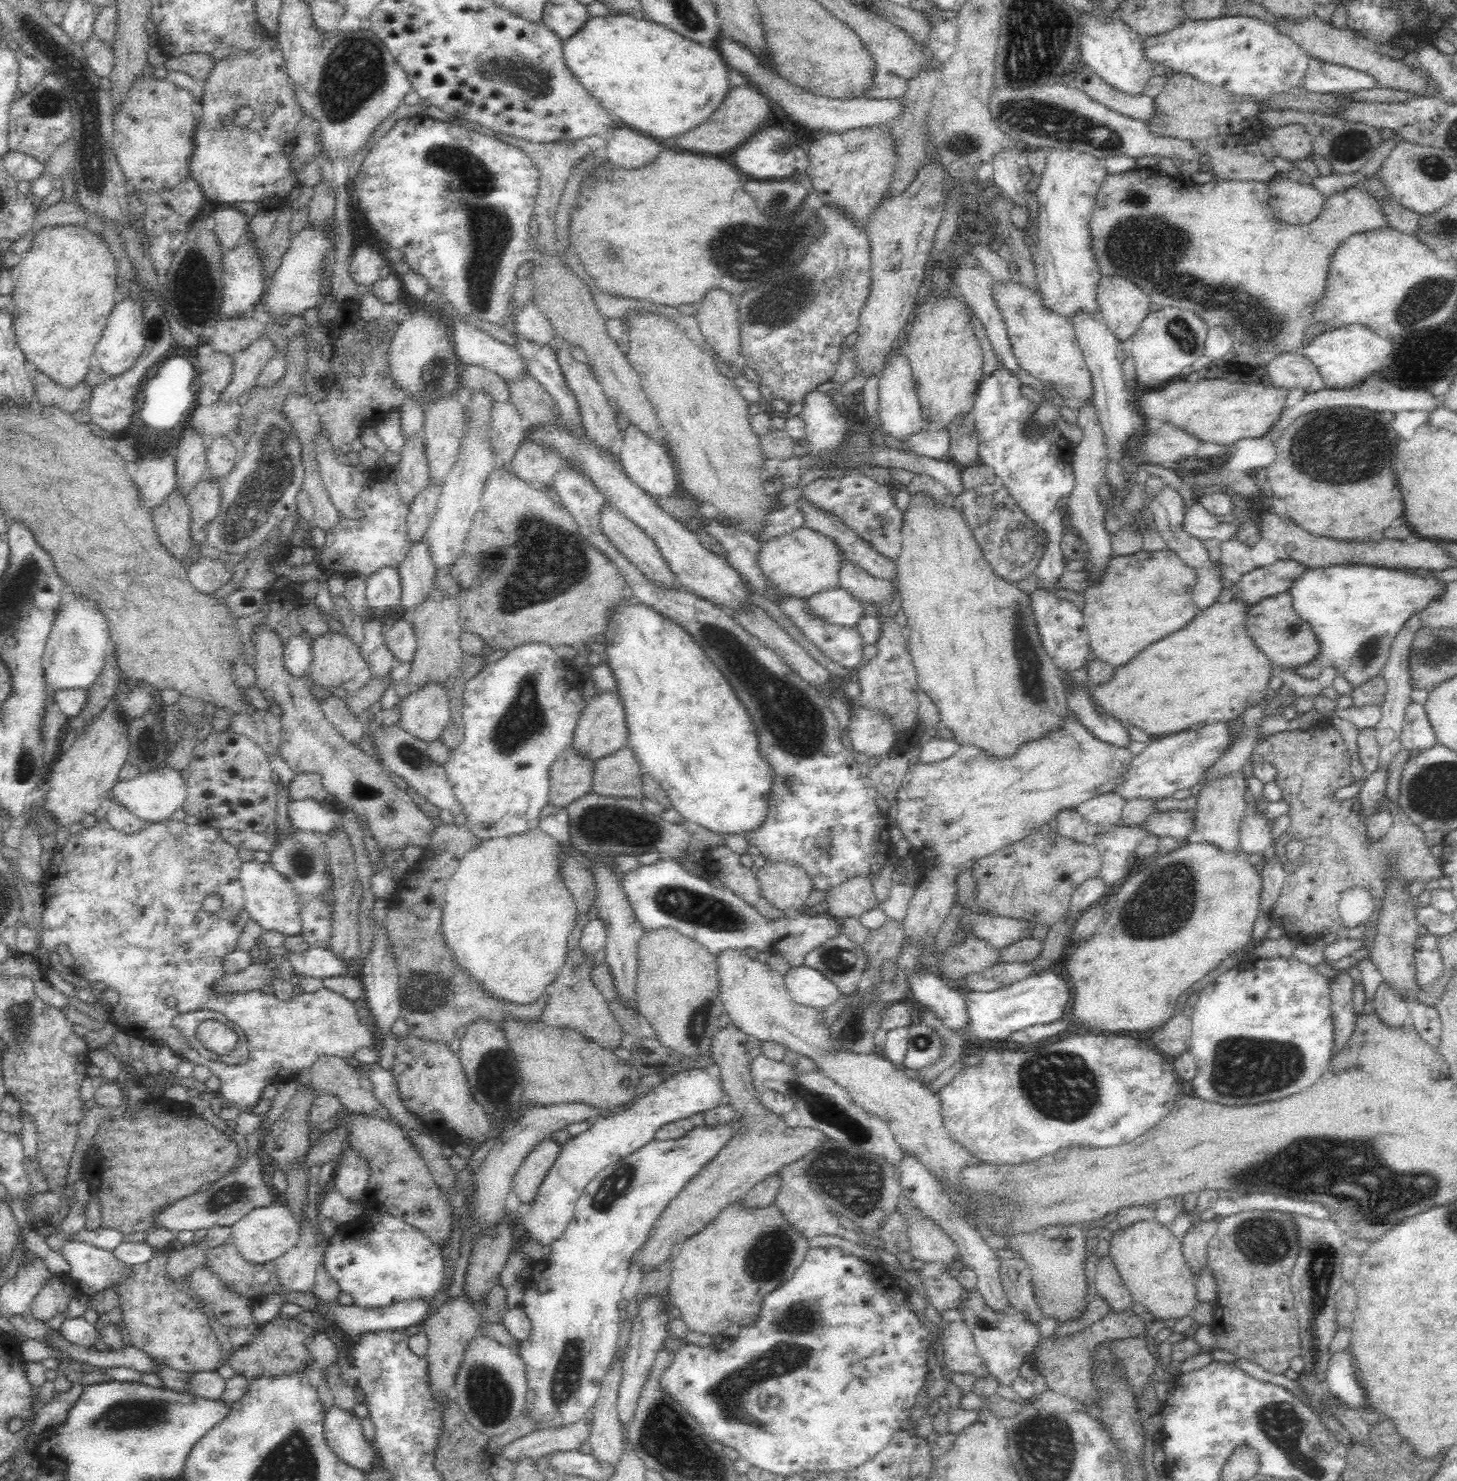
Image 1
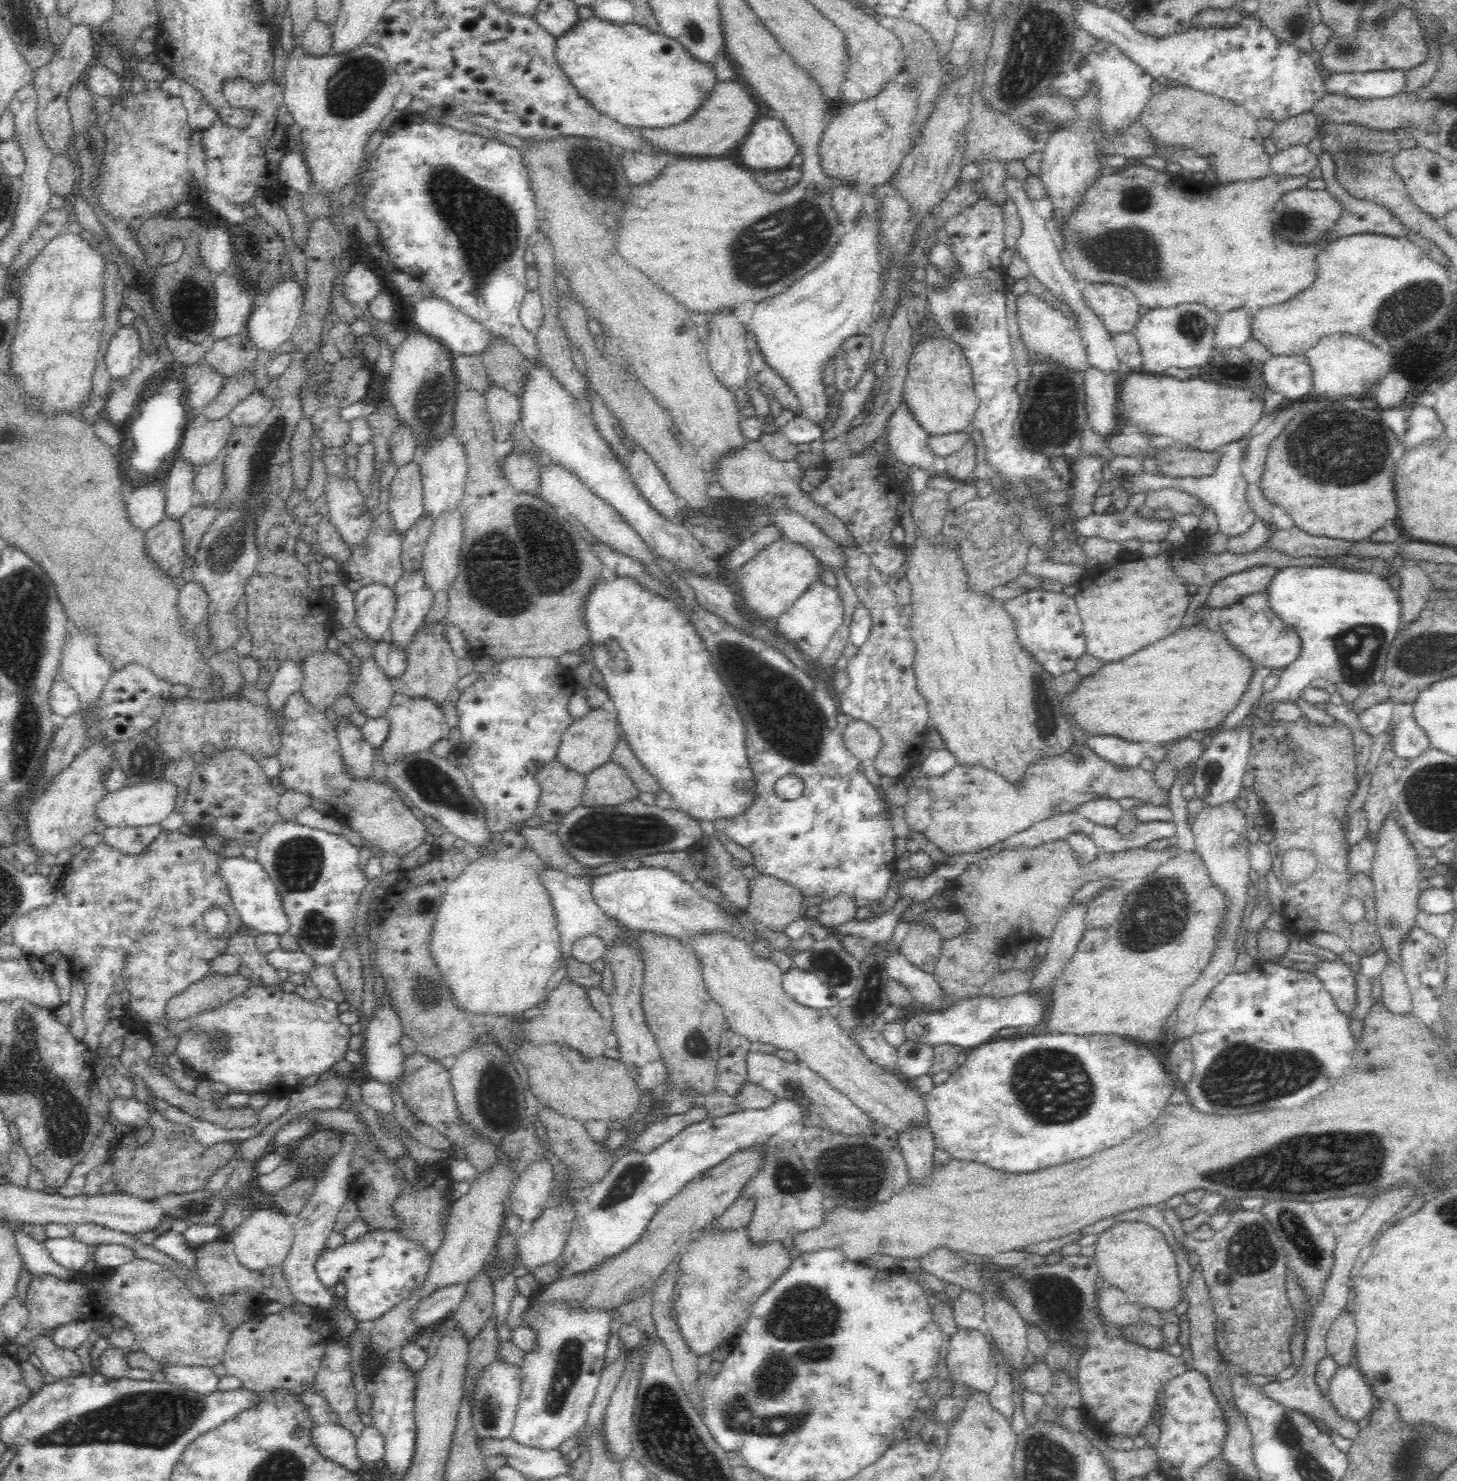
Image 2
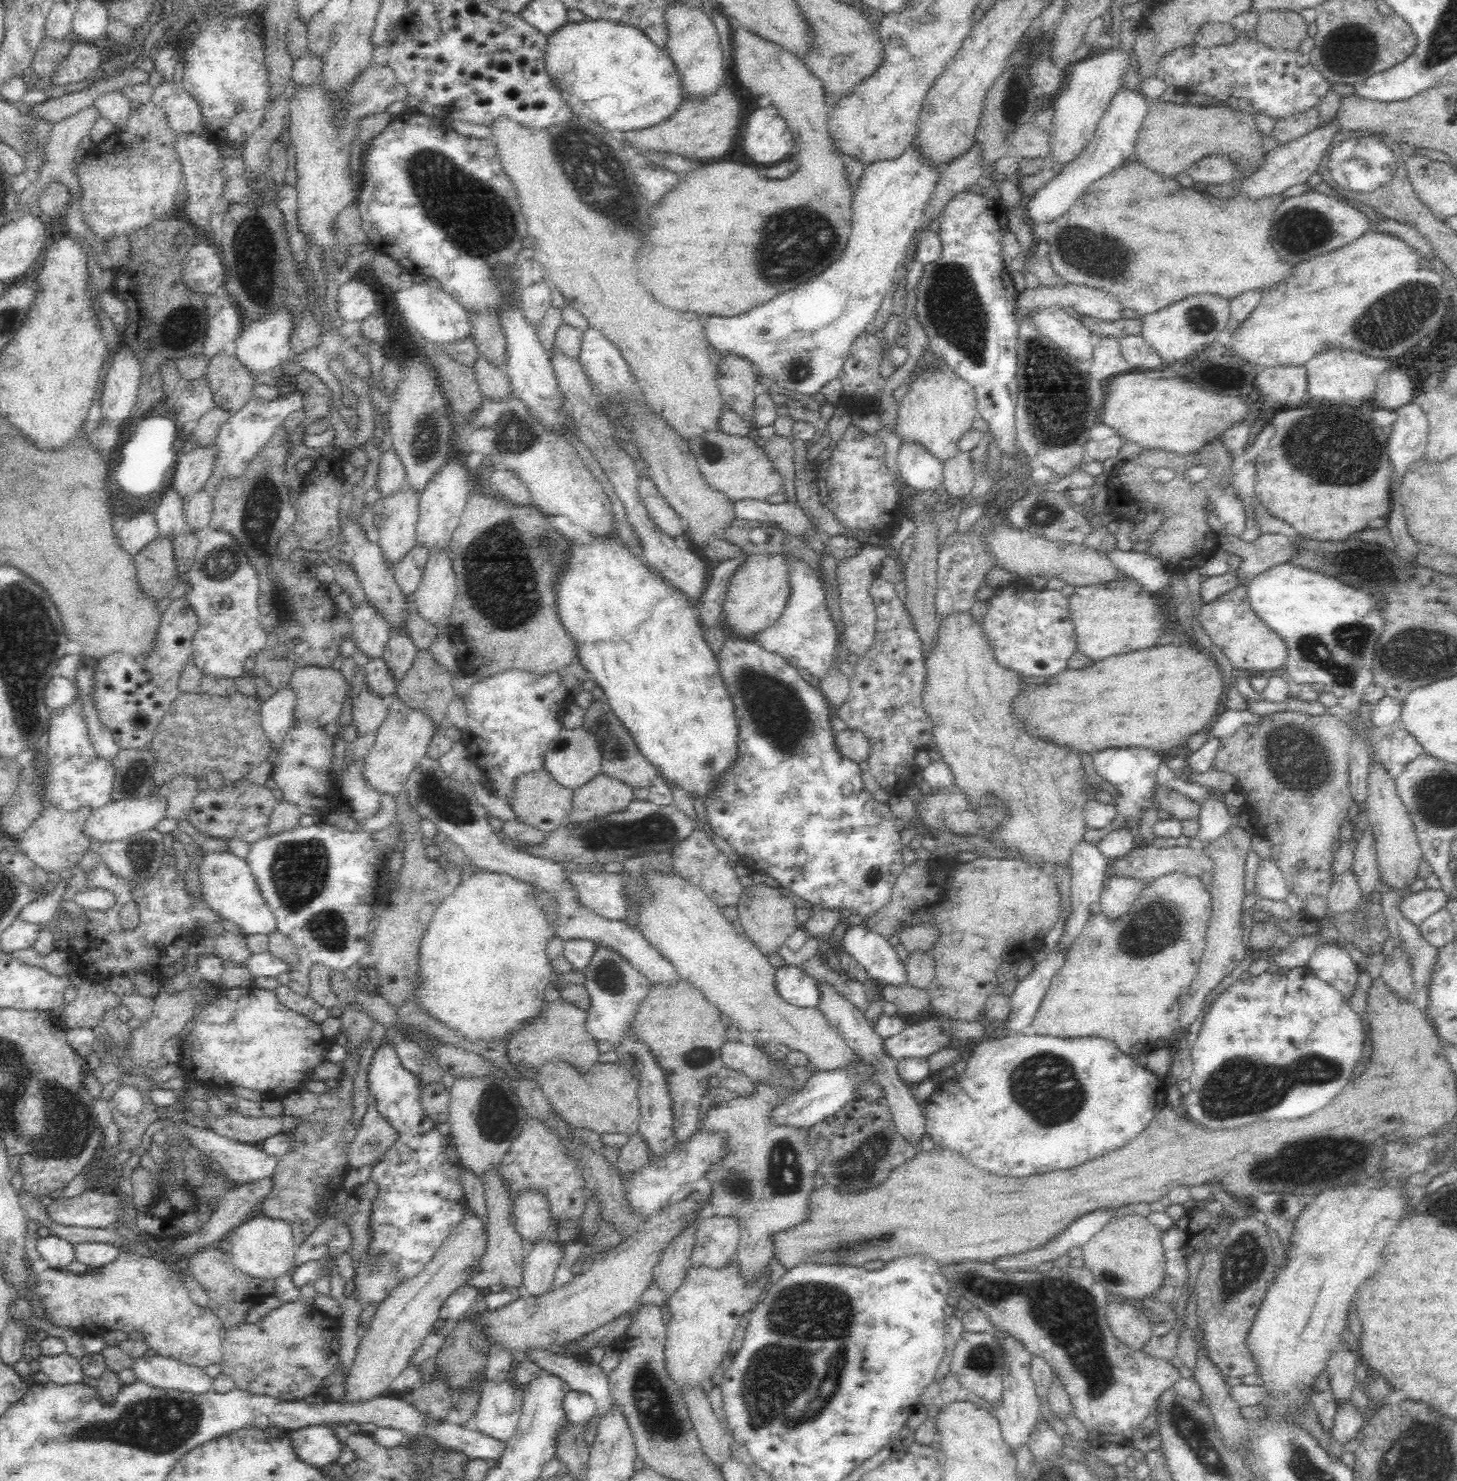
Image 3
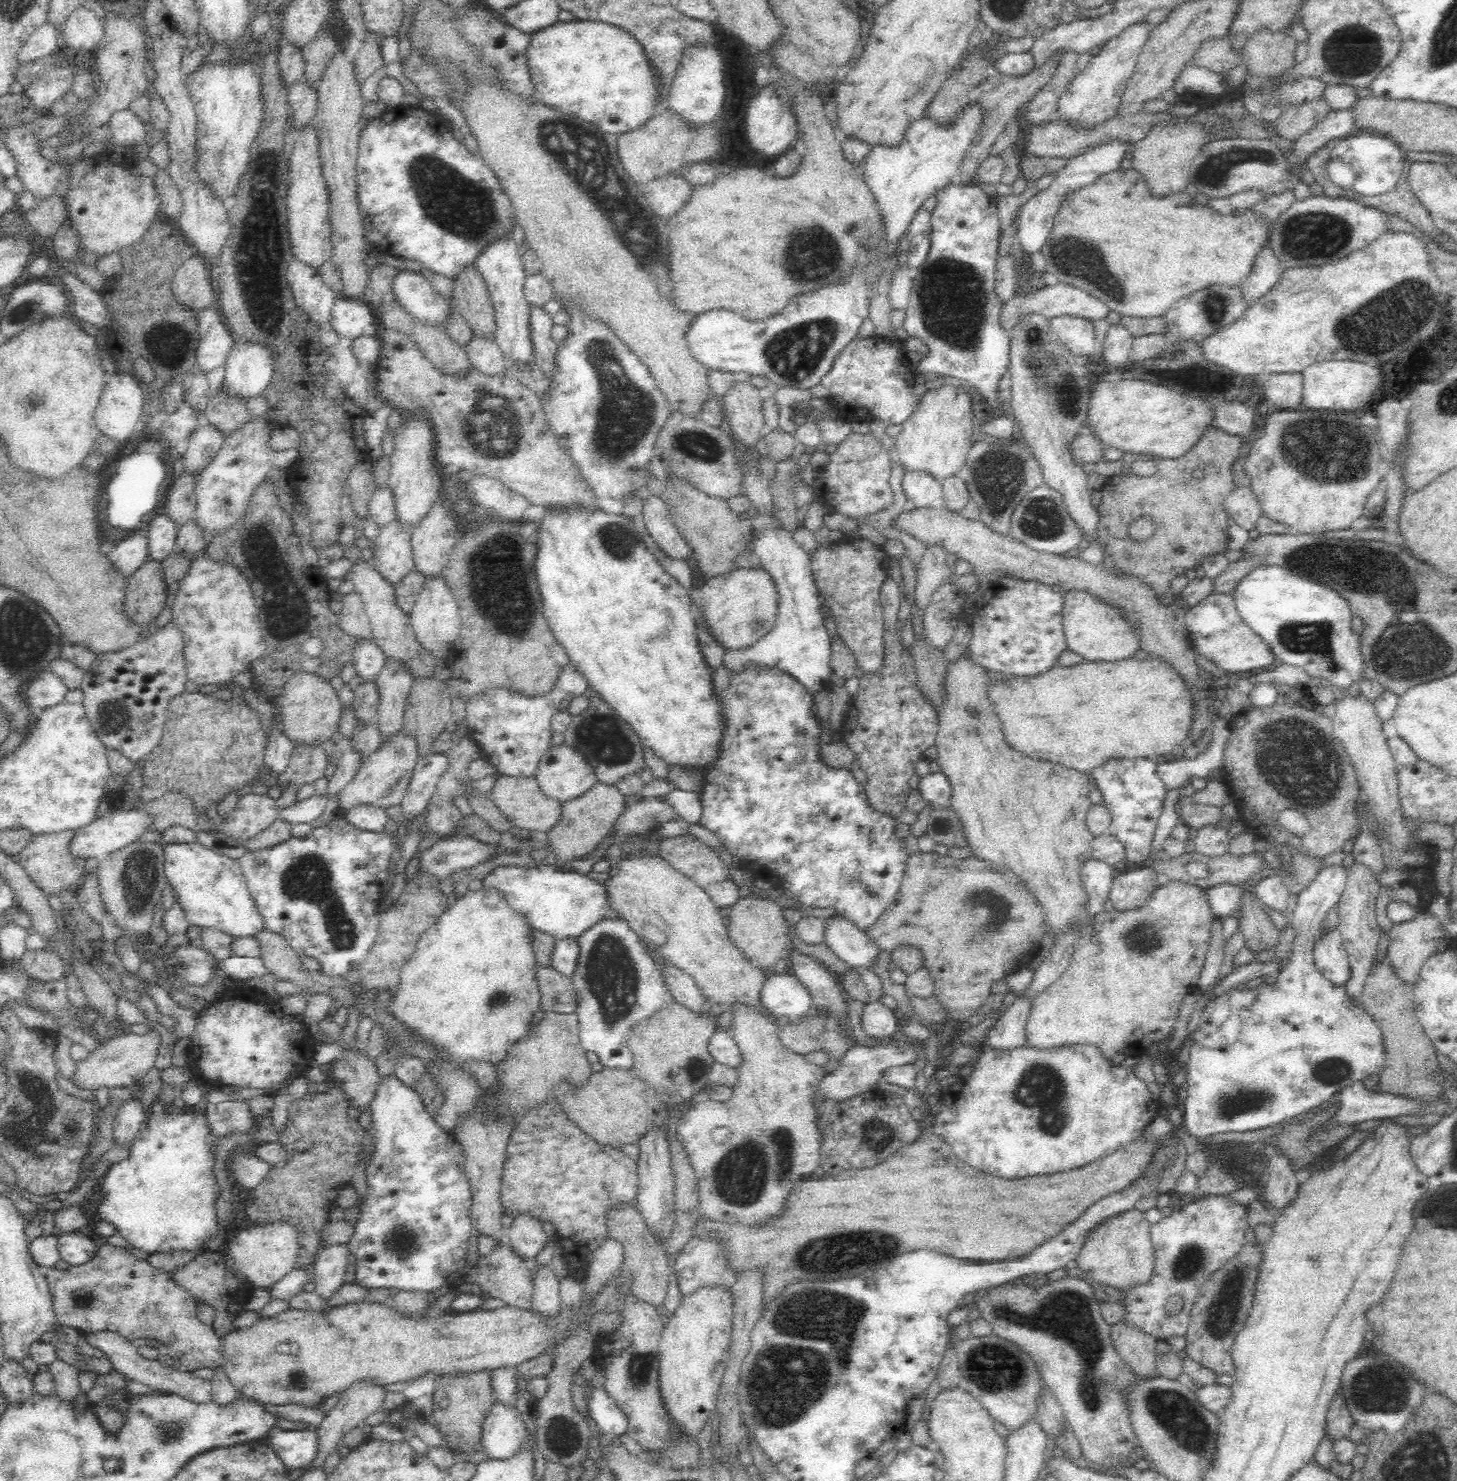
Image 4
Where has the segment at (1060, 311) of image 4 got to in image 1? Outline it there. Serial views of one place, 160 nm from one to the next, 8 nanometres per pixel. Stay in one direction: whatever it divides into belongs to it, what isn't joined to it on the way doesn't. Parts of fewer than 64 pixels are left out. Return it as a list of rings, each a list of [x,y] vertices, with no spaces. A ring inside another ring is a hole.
[[[1116,274],[1100,279],[1096,296],[1106,327],[1127,345],[1151,312],[1150,297],[1134,281]]]

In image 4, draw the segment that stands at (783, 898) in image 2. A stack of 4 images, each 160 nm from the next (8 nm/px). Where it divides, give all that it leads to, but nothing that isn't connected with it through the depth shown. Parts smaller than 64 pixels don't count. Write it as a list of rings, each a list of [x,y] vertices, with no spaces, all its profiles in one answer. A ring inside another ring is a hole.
[[[748,892],[744,898],[740,898],[731,908],[730,917],[727,920],[730,938],[740,947],[743,953],[754,959],[760,967],[774,966],[780,958],[787,958],[790,954],[790,928],[784,917],[783,908],[776,901],[766,900],[760,894]]]

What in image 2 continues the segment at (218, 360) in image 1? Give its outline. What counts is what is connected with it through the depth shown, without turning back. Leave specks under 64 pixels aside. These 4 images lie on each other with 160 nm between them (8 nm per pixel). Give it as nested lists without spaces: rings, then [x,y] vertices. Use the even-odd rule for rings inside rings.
[[[204,361],[192,364],[192,366],[185,366],[185,368],[184,384],[187,388],[185,402],[187,409],[190,410],[192,406],[194,408],[206,407],[210,402],[214,402],[225,384],[225,376]]]

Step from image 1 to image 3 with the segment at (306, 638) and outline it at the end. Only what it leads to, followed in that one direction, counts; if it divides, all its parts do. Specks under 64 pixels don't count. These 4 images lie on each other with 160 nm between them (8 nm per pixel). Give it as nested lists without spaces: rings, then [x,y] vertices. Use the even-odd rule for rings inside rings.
[[[282,684],[272,696],[261,704],[261,721],[266,736],[272,741],[272,748],[279,748],[293,721],[296,704],[296,691],[288,684]]]

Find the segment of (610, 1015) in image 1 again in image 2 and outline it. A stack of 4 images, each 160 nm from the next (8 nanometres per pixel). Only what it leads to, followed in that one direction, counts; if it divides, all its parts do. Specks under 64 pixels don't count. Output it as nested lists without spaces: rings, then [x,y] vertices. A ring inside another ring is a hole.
[[[568,975],[559,981],[556,988],[547,995],[540,1005],[541,1014],[529,1018],[528,1022],[523,1024],[526,1038],[532,1039],[536,1043],[566,1043],[572,1048],[578,1049],[580,1053],[584,1053],[586,1057],[600,1057],[609,1048],[606,1044],[606,1037],[611,1032],[607,1022],[594,1009],[585,987],[574,983]]]

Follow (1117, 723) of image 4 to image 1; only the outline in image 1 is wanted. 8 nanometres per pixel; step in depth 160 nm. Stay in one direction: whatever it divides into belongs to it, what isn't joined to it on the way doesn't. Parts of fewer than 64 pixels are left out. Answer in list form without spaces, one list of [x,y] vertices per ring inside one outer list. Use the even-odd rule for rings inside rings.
[[[1233,597],[1228,602],[1215,602],[1201,610],[1188,626],[1182,630],[1154,642],[1132,662],[1117,667],[1114,678],[1102,686],[1094,686],[1096,703],[1114,715],[1120,722],[1129,722],[1144,729],[1153,737],[1172,734],[1184,729],[1198,727],[1212,721],[1238,719],[1248,708],[1260,704],[1270,694],[1270,678],[1275,668],[1272,661],[1256,645],[1248,633],[1248,610],[1252,605],[1242,598]]]

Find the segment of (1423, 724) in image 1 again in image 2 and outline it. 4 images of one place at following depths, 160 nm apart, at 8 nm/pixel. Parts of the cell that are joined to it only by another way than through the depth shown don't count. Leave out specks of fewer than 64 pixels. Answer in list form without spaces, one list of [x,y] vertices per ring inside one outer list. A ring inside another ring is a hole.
[[[1412,714],[1402,718],[1395,726],[1392,743],[1394,743],[1398,756],[1412,759],[1431,747],[1428,733],[1418,725],[1416,717]]]

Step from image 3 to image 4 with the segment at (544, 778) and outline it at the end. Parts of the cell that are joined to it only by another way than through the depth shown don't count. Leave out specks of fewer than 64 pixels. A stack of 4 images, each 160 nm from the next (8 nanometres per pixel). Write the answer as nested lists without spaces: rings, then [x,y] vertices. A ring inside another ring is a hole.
[[[499,775],[494,782],[490,799],[508,819],[514,821],[514,826],[523,829],[548,833],[556,826],[557,821],[562,818],[563,802],[544,793],[534,776],[513,777]]]

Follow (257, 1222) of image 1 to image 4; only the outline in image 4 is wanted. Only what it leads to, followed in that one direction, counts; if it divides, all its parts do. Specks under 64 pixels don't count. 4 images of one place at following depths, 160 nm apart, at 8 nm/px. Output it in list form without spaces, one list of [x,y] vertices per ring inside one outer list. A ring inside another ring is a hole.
[[[272,1221],[240,1230],[230,1242],[225,1242],[224,1252],[232,1257],[236,1268],[256,1287],[272,1286],[298,1266],[297,1256],[302,1243],[295,1226],[282,1221]]]

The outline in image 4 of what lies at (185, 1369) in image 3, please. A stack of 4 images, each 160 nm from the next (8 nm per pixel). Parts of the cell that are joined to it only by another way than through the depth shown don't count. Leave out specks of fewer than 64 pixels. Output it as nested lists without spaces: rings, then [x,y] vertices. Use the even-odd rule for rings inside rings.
[[[103,1331],[100,1333],[83,1333],[85,1341],[92,1347],[104,1352],[107,1359],[113,1364],[113,1369],[124,1373],[128,1380],[132,1380],[148,1387],[150,1391],[160,1393],[178,1394],[183,1398],[191,1399],[193,1402],[212,1401],[212,1382],[200,1376],[194,1376],[191,1371],[178,1370],[168,1364],[162,1364],[158,1360],[148,1360],[138,1354],[138,1350],[130,1341],[120,1334]]]

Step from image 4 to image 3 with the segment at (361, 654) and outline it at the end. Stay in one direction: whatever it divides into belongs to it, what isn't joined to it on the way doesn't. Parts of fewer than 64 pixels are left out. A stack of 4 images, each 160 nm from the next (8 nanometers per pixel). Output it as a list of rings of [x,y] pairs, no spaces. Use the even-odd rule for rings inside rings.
[[[364,598],[354,606],[350,626],[355,644],[368,658],[383,654],[390,638],[390,623],[372,601]]]

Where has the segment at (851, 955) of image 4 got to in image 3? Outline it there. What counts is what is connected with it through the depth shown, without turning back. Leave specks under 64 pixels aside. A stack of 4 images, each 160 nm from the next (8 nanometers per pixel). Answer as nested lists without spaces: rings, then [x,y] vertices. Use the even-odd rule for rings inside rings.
[[[864,923],[848,927],[842,936],[842,944],[871,978],[883,985],[907,982],[906,964],[898,958],[888,938],[871,931]]]

